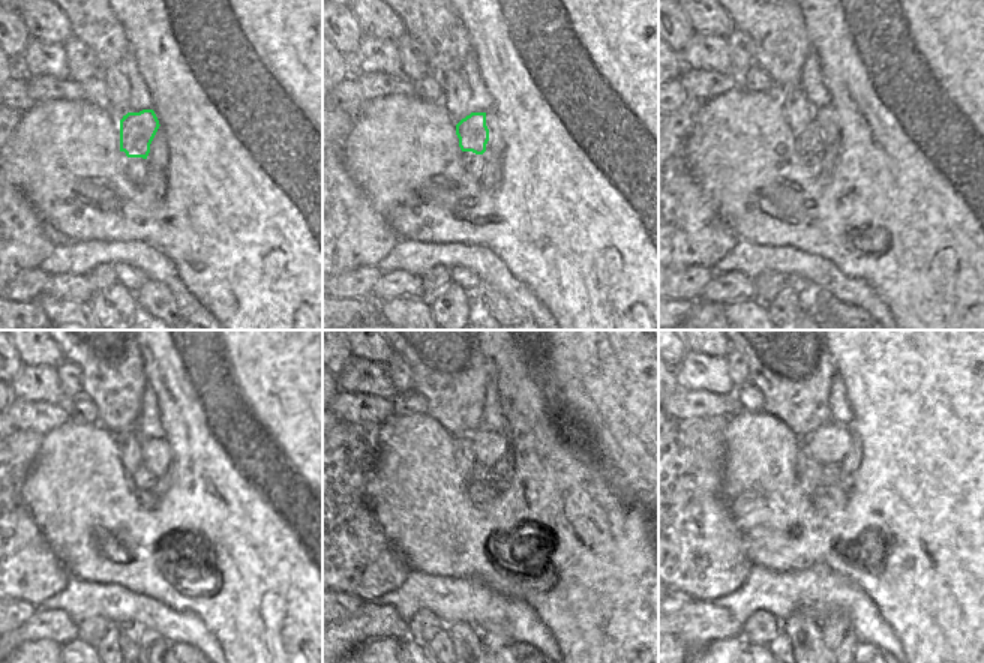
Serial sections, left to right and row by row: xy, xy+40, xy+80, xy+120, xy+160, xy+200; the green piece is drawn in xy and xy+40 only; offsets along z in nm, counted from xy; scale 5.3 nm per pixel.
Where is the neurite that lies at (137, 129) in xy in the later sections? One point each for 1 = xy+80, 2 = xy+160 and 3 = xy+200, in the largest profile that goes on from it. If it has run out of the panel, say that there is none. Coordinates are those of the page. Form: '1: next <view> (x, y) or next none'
1: next xy+80 (810, 141)
2: next xy+160 (480, 474)
3: next xy+200 (831, 473)

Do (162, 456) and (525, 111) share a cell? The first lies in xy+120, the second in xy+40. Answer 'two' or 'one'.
two

